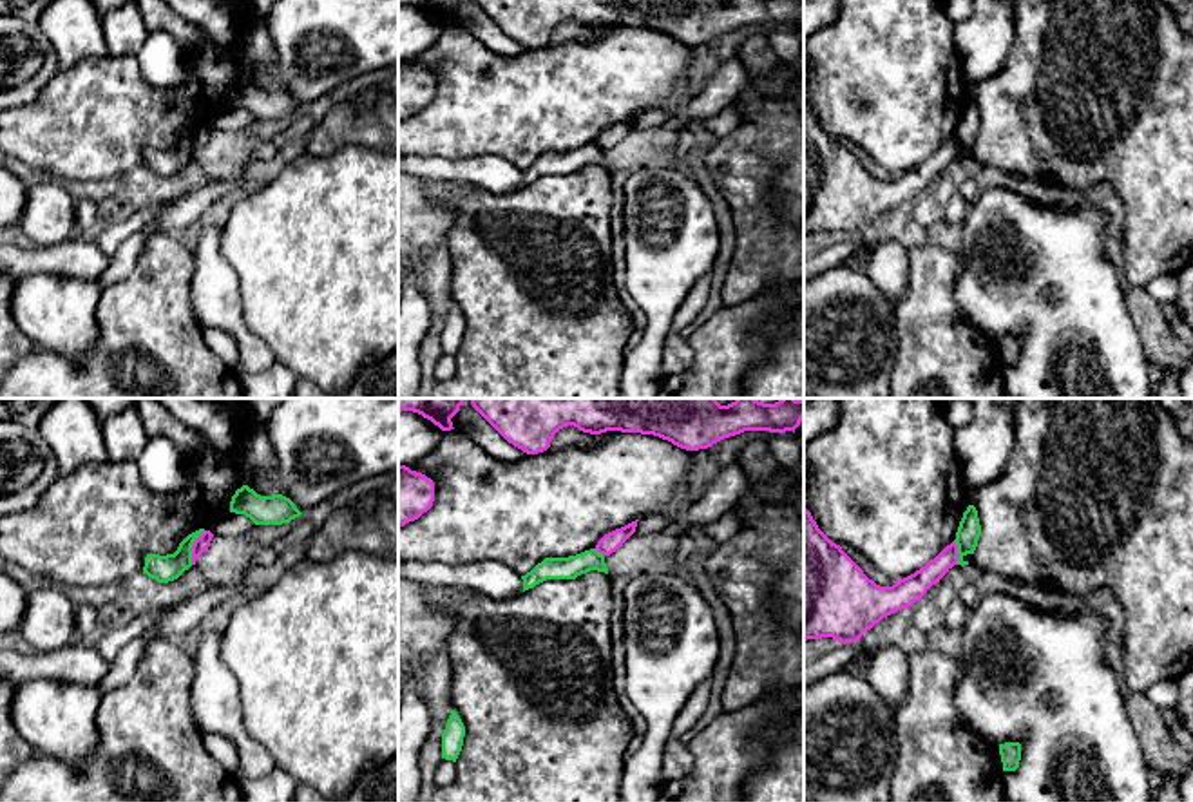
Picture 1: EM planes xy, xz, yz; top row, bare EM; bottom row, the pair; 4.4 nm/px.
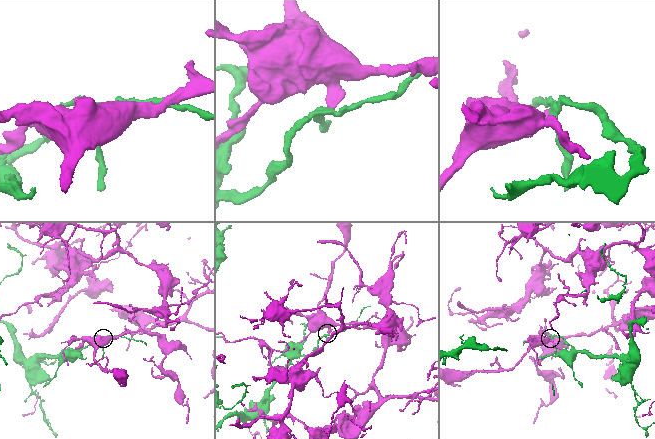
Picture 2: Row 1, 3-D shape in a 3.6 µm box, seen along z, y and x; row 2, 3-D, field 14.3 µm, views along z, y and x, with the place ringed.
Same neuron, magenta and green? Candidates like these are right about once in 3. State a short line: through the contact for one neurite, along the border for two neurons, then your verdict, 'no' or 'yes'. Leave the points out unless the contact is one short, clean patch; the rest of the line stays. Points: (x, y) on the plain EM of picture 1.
line xy (205, 125), (192, 140), (190, 158); no

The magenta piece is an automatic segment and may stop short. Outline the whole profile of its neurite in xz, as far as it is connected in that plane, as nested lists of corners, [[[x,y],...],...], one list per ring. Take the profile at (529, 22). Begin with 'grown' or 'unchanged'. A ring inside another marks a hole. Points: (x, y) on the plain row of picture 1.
unchanged | [[[472,0],[509,38],[527,49],[550,42],[554,29],[574,20],[583,27],[606,25],[654,29],[686,45],[708,43],[744,25],[793,25],[804,14],[804,0]]]

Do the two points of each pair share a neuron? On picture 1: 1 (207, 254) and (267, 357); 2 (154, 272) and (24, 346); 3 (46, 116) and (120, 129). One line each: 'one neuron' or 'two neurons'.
1: one neuron
2: two neurons
3: one neuron

